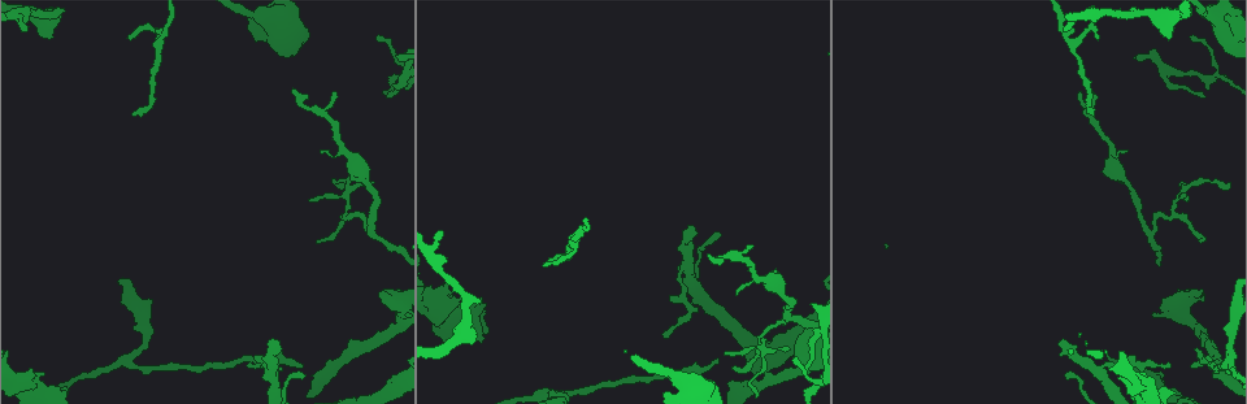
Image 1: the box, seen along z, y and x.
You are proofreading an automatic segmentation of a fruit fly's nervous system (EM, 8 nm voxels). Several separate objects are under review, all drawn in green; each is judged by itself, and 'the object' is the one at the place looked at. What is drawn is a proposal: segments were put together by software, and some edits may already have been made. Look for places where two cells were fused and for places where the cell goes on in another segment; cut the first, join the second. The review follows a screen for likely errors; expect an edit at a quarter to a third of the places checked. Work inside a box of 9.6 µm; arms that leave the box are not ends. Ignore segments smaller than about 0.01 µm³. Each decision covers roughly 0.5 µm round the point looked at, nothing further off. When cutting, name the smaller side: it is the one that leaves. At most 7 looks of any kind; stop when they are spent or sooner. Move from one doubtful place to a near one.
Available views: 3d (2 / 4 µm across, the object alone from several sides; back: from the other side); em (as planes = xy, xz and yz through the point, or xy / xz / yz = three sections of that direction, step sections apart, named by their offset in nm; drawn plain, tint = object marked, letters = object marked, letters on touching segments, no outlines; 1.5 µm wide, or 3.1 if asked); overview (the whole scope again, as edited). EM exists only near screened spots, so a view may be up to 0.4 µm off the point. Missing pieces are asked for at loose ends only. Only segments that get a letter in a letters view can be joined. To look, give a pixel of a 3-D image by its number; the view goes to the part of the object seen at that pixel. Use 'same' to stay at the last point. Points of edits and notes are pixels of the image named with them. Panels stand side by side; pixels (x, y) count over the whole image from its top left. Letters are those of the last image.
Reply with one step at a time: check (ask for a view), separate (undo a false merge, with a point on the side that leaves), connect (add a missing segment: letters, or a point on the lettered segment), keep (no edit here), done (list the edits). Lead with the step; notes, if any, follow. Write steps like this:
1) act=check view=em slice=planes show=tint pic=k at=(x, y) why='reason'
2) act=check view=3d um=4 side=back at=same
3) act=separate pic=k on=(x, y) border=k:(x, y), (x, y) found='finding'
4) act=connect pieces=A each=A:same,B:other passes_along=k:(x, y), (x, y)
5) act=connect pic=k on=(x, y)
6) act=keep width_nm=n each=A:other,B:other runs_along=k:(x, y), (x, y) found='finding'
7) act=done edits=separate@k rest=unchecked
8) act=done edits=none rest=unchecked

act=check view=3d um=2 pic=1 at=(1078, 92) why='an open end'

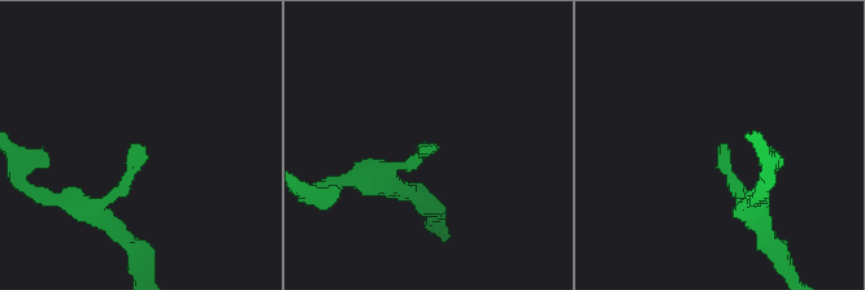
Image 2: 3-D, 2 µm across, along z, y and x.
act=check view=em slice=planes show=tint pic=2 at=(728, 146) why='now the EM'

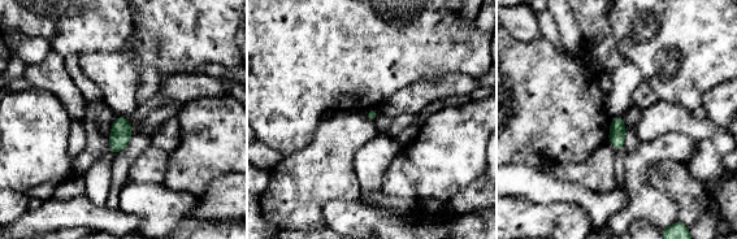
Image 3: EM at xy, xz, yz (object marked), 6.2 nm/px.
act=check view=em slice=planes show=letters at=same why='what lies round it'

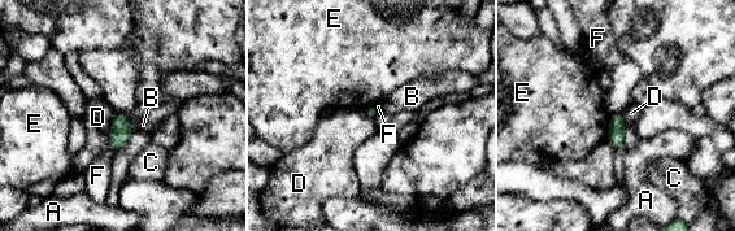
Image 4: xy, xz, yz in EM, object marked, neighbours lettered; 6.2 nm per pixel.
act=keep each=A:other,B:other,C:other,D:other,E:other,F:other found='no lettered segment goes on from it'

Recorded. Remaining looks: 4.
act=check view=3d um=2 pic=1 at=(1172, 394) why='free end'

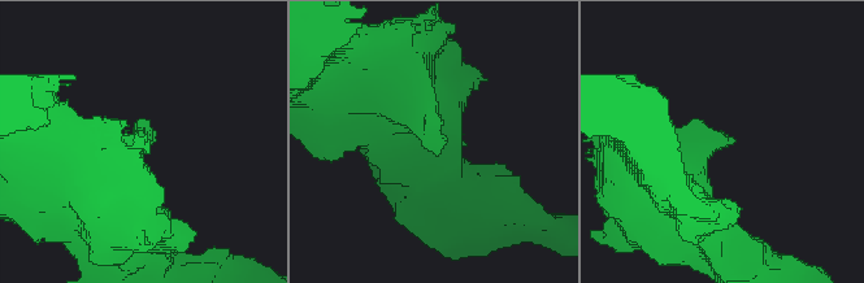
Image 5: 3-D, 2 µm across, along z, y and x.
act=check view=em slice=xy step=8 show=letters pic=5 at=(732, 141)

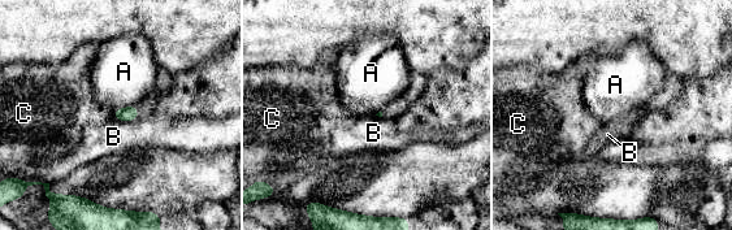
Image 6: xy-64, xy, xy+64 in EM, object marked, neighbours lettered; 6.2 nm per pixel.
act=check view=em slice=planes show=letters at=same why='cut it another way'

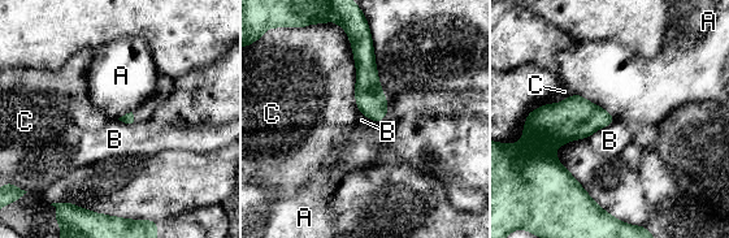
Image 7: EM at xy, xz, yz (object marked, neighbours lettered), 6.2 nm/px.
act=keep longest_contact=C:500nm each=A:other,B:other,C:other border=7:(615, 120), (598, 128), (586, 138) found='none of them fits'

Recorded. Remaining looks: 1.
act=done edits=none rest=unchecked

